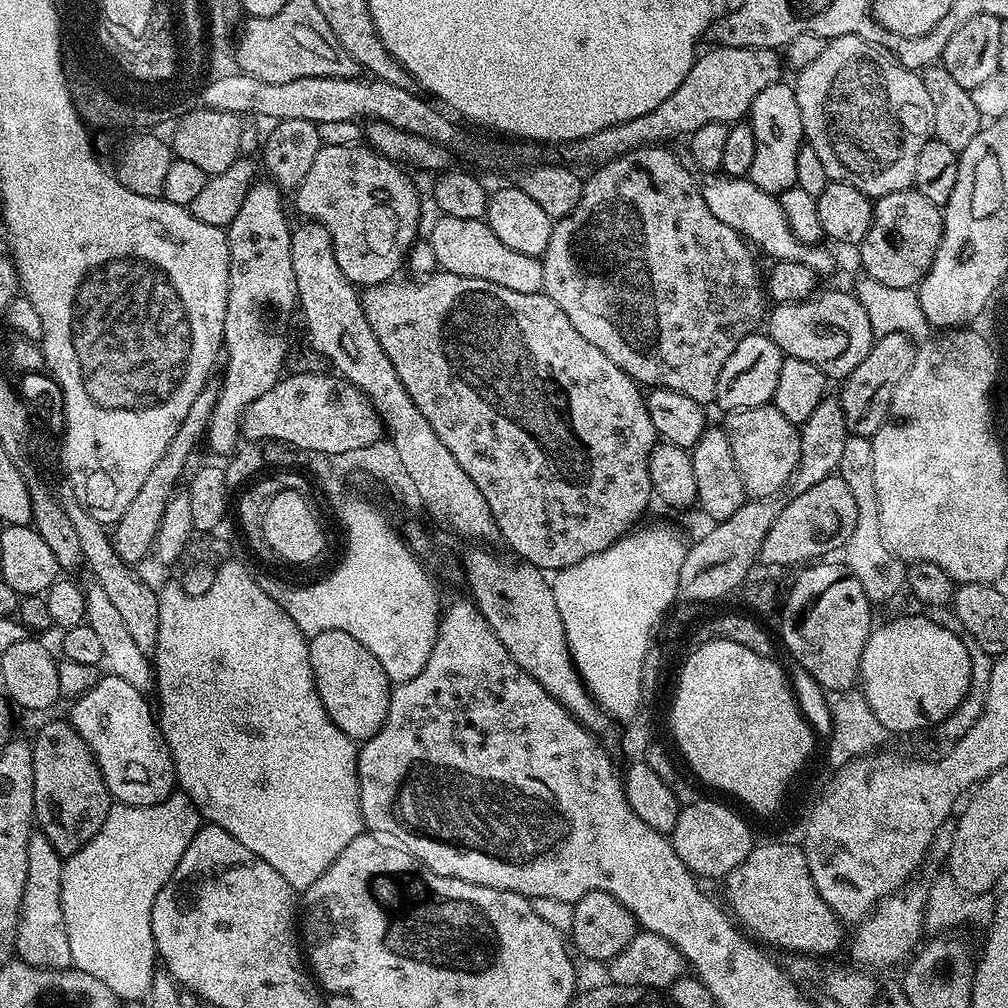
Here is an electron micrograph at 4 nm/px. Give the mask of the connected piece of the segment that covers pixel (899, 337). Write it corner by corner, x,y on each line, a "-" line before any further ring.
900,332
886,334
873,343
870,354
854,366
854,370
843,381
844,389
838,392
838,399
842,406
842,414
846,418
846,426
853,436
871,438
888,418
890,402
894,398
894,390
906,378
910,366
914,366
917,345
909,336

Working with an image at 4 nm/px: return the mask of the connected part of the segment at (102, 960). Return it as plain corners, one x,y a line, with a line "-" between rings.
179,790
173,791
172,795
166,797
162,802
145,808
116,802
113,803
111,810
106,814
106,822
102,822
102,830
98,830
98,834
94,834
94,838
90,838
90,842
86,842
86,846
82,846
82,850
78,850
64,860
64,869
62,870
62,918
66,922
66,938
70,938
72,963
86,974
94,974
94,978
98,978
98,982
106,982
108,989
118,998
135,997
137,995
136,980
151,981
158,957
155,947
147,946
148,948
144,948
144,940
146,944
146,926
151,925
152,922
154,898
158,898
158,890
162,890
162,886
166,886
170,874
174,874
174,866
178,866
178,862
182,862
182,854
186,852
194,834
201,826
202,817
199,810
192,805
192,799

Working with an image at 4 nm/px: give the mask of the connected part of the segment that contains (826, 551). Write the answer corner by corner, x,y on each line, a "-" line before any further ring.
838,474
827,476
818,486
810,486
806,494
798,494
785,503
762,542
759,563
788,568
791,564
804,566
831,557
828,556
831,552
839,553
845,547
857,520
858,507
853,491

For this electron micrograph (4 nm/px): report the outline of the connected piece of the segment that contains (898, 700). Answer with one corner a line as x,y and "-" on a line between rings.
900,614
897,620
877,623
862,650
858,688
889,734
935,729
972,687
969,645
938,621
920,615

